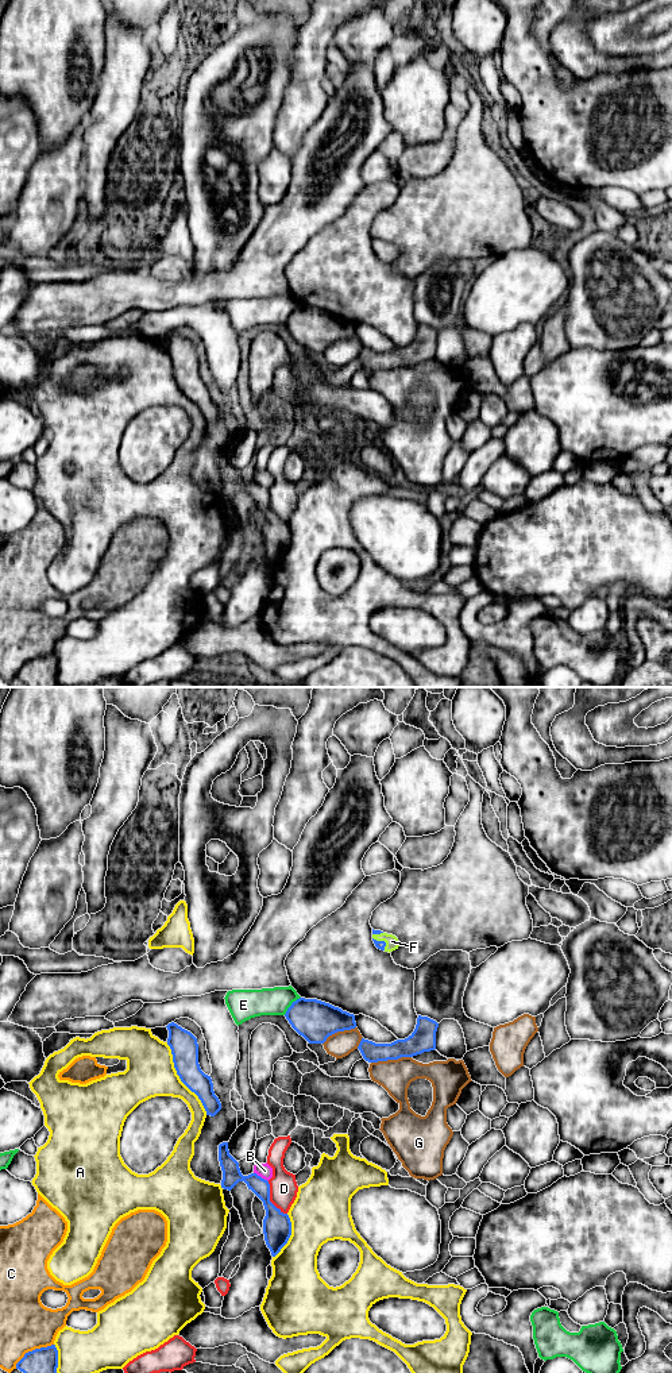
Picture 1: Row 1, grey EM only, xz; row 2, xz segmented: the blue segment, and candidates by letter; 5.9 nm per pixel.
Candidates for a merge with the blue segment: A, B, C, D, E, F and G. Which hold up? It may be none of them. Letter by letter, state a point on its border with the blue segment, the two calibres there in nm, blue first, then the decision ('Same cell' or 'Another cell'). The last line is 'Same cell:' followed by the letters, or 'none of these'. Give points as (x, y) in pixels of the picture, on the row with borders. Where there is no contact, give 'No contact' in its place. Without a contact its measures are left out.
A: Touches blue at xz (180, 1078). Thickness 160 nm (blue) against 300 nm. Another cell
B: Touches blue at xz (259, 1176). Thickness 110 nm (blue) against 90 nm. Another cell
C: Touches blue at xz (33, 1350). Thickness 160 nm (blue) against 300 nm. Another cell
D: Touches blue at xz (269, 1199). Thickness 180 nm (blue) against 170 nm. Another cell
E: Touches blue at xz (292, 1005). Thickness 240 nm (blue) against 170 nm. Another cell
F: Touches blue at xz (382, 941). Thickness 50 nm (blue) against 80 nm. Same cell
G: Touches blue at xz (390, 1059). Thickness 150 nm (blue) against 190 nm. Another cell
Same cell: F

